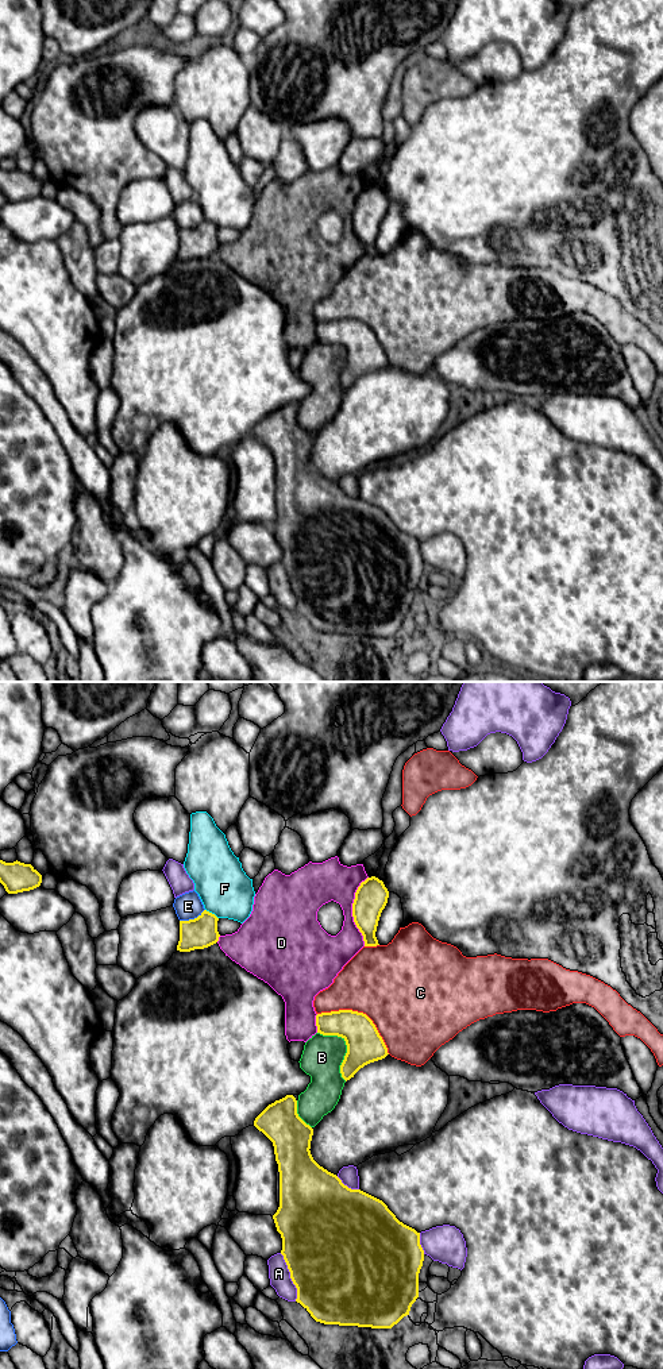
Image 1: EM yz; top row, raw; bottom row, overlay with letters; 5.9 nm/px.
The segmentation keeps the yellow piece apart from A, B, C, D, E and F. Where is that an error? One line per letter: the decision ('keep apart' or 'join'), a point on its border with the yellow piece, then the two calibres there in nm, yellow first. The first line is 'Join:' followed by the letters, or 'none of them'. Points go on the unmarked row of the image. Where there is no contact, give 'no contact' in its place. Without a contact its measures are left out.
Join: C
A: keep apart; meets yellow in yz at (290, 586); 500 nm thick on the yellow side, 130 nm on the other
B: keep apart; meets yellow in yz at (347, 357); 220 nm thick on the yellow side, 240 nm on the other
C: join; meets yellow in yz at (361, 321); 220 nm thick on the yellow side, 480 nm on the other
D: keep apart; meets yellow in yz at (353, 220); 190 nm thick on the yellow side, 240 nm on the other
E: keep apart; meets yellow in yz at (192, 228); 190 nm thick on the yellow side, 160 nm on the other
F: keep apart; meets yellow in yz at (211, 222); 190 nm thick on the yellow side, 320 nm on the other

